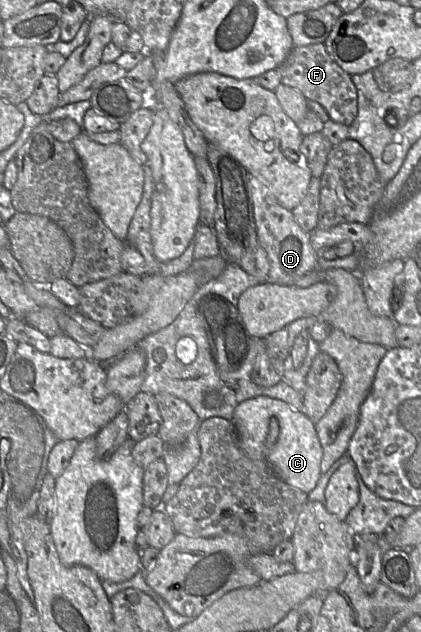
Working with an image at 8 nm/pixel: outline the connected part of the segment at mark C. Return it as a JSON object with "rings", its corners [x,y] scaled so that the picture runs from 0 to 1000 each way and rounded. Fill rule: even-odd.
{"rings":[[[620,625],[584,631],[568,638],[556,649],[549,666],[561,676],[577,714],[594,725],[627,728],[665,758],[729,782],[751,771],[767,750],[760,741],[767,712],[751,684],[748,669],[720,652],[696,647],[665,631]],[[646,663],[656,663],[663,671],[663,688],[653,696],[639,695],[641,669]]]}

